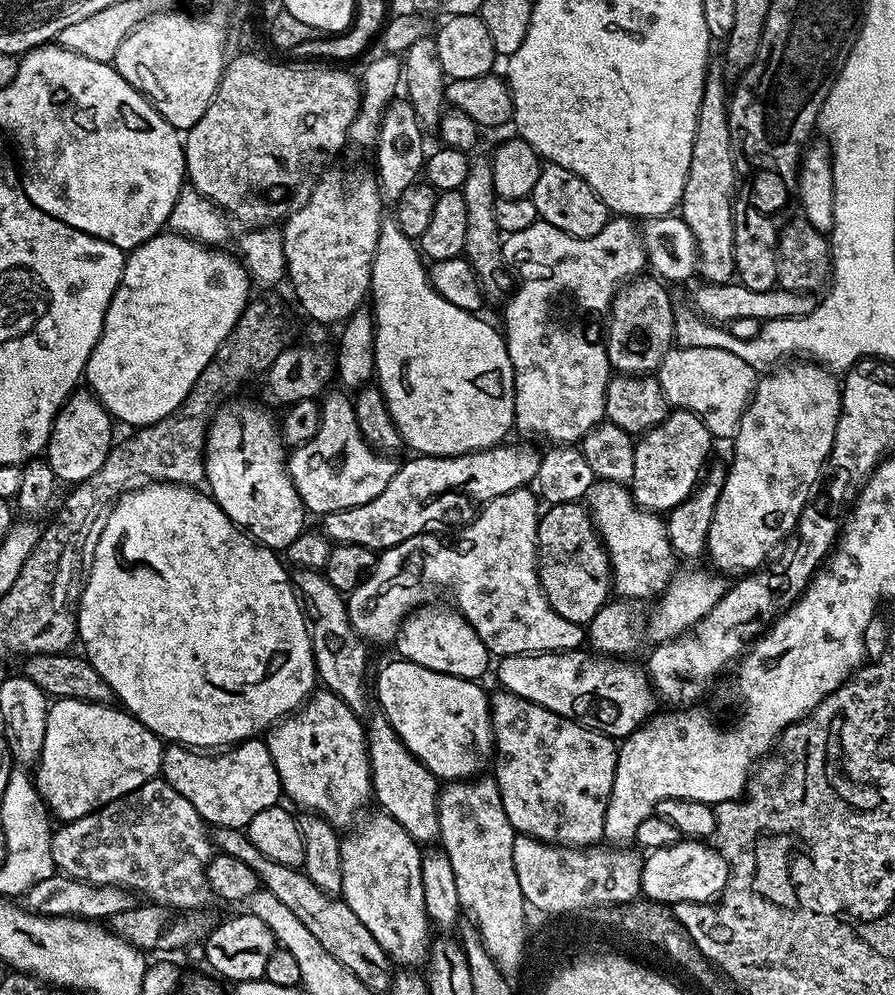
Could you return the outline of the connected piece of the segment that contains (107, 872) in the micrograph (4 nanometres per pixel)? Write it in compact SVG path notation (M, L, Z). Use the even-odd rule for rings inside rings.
M163 778L59 827L52 833L52 858L56 872L72 880L141 892L149 901L176 910L187 900L189 909L200 910L210 897L204 873L214 855L209 829L198 810Z

